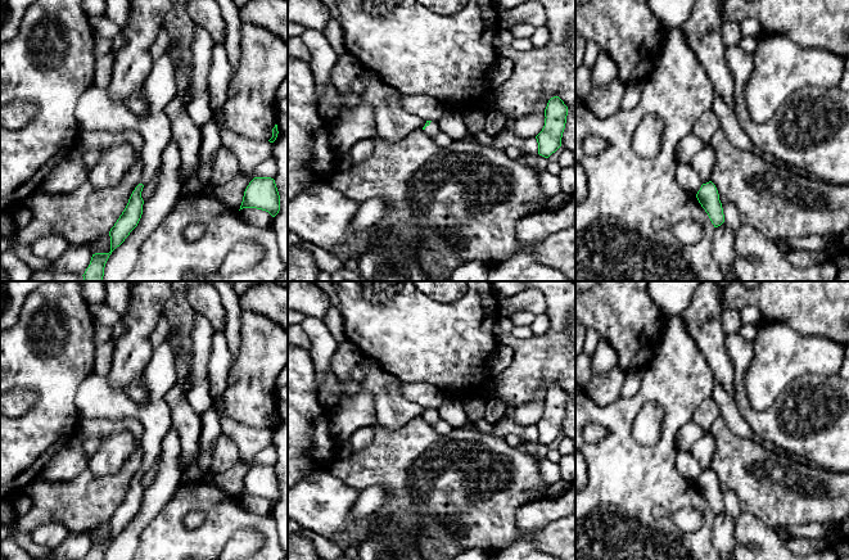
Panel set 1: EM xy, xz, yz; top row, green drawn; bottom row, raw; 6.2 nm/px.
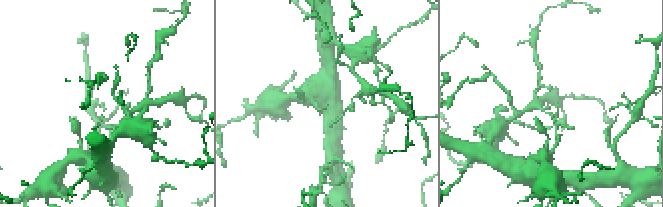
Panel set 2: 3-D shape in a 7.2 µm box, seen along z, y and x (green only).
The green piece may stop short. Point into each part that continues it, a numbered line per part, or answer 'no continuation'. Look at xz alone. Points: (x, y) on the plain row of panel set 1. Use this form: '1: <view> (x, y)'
1: xz (432, 418)

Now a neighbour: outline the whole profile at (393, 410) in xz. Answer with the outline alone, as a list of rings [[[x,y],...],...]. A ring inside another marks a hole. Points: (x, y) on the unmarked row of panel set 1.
[[[358,366],[365,371],[363,387],[374,394],[376,423],[385,429],[398,429],[423,416],[426,408],[408,401],[399,390],[399,380],[379,367]]]

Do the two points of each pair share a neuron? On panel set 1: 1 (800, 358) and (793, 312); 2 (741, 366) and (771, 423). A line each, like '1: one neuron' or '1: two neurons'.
1: two neurons
2: one neuron

